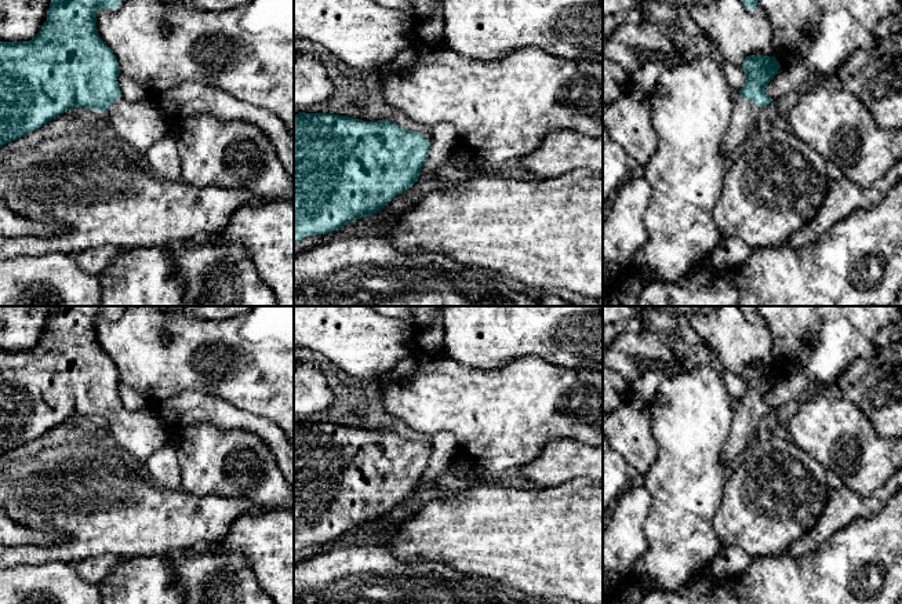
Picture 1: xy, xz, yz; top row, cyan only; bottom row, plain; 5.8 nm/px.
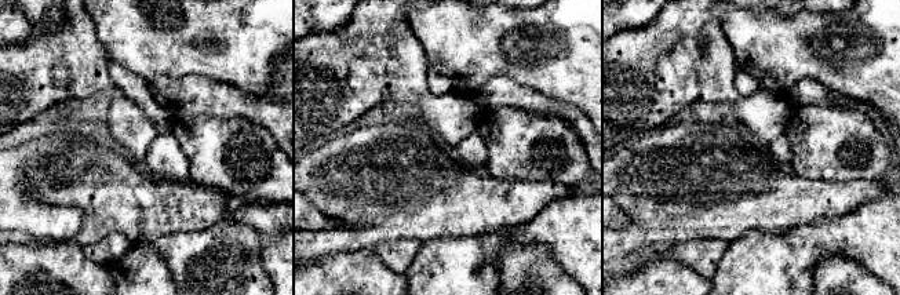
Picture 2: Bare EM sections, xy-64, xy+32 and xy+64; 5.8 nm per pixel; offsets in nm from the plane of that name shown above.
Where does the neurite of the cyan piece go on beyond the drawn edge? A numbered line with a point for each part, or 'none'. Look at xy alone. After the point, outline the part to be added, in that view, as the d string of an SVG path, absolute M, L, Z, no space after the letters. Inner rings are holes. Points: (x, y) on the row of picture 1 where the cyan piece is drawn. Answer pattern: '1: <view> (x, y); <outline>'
1: xy (141, 124); M120 97L103 113L117 138L139 154L171 134L171 121L152 97L138 102Z

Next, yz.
1: yz (745, 115); M738 95L734 101L732 120L723 142L723 152L725 157L731 159L734 152L753 131L761 116L763 112L760 106Z

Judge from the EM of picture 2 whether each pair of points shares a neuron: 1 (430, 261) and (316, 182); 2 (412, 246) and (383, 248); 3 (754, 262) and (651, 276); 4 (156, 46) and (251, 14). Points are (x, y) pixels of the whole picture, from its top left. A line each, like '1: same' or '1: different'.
1: different
2: same
3: different
4: same

